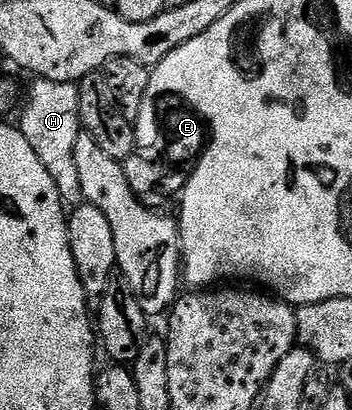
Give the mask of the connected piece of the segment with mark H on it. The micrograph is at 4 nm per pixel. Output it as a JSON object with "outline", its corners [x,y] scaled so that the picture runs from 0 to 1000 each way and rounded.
{"outline":[[[102,190],[82,215],[80,251],[57,278],[51,312],[85,341],[85,361],[142,420],[185,505],[213,507],[239,493],[233,446],[222,441],[222,410],[210,402],[210,351],[233,322],[227,305],[227,215],[213,200],[156,200]]]}

